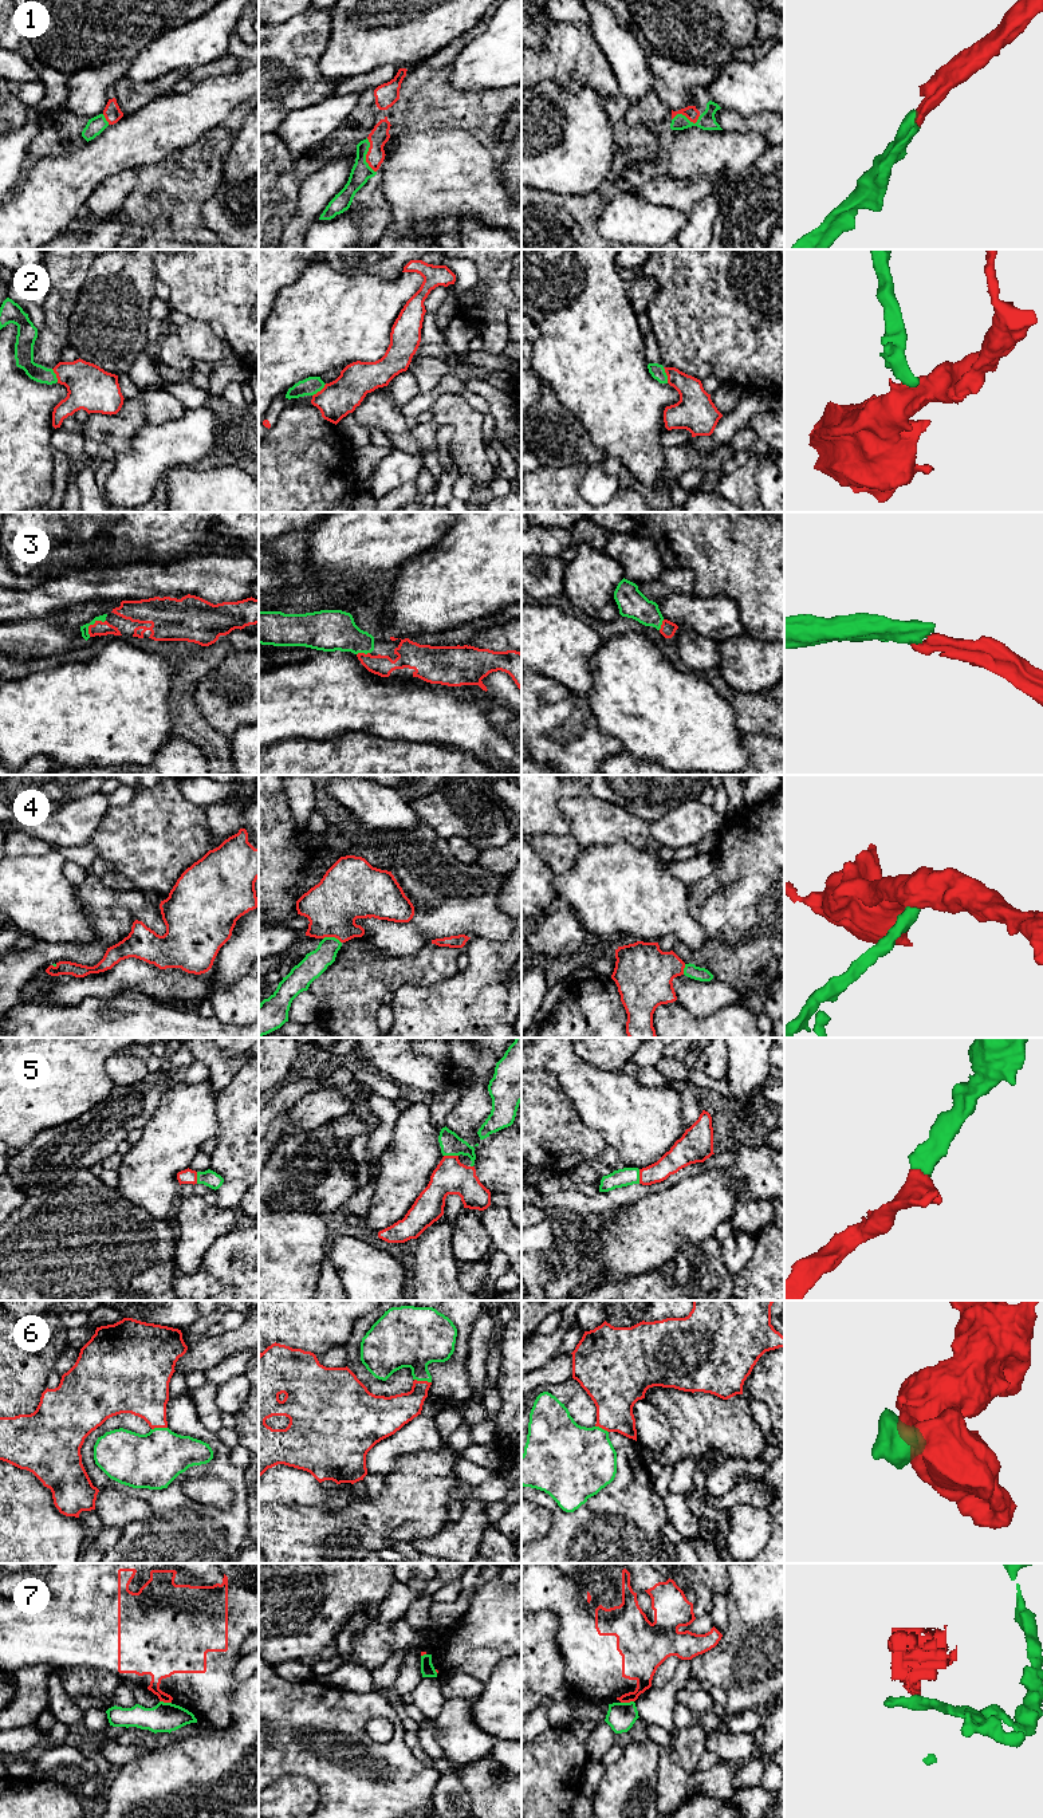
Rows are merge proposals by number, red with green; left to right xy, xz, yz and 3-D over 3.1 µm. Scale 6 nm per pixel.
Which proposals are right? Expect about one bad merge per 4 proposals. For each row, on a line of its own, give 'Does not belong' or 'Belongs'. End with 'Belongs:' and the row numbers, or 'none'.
1: Belongs
2: Belongs
3: Belongs
4: Belongs
5: Belongs
6: Belongs
7: Does not belong
Belongs: 1, 2, 3, 4, 5, 6

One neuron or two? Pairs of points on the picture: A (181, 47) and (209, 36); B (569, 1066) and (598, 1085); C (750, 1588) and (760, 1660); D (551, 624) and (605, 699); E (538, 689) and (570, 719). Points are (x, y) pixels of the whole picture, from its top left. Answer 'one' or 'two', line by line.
A: one
B: one
C: one
D: two
E: one

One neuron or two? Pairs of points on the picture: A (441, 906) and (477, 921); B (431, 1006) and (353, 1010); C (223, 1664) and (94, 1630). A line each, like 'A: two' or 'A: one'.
A: one
B: two
C: one

